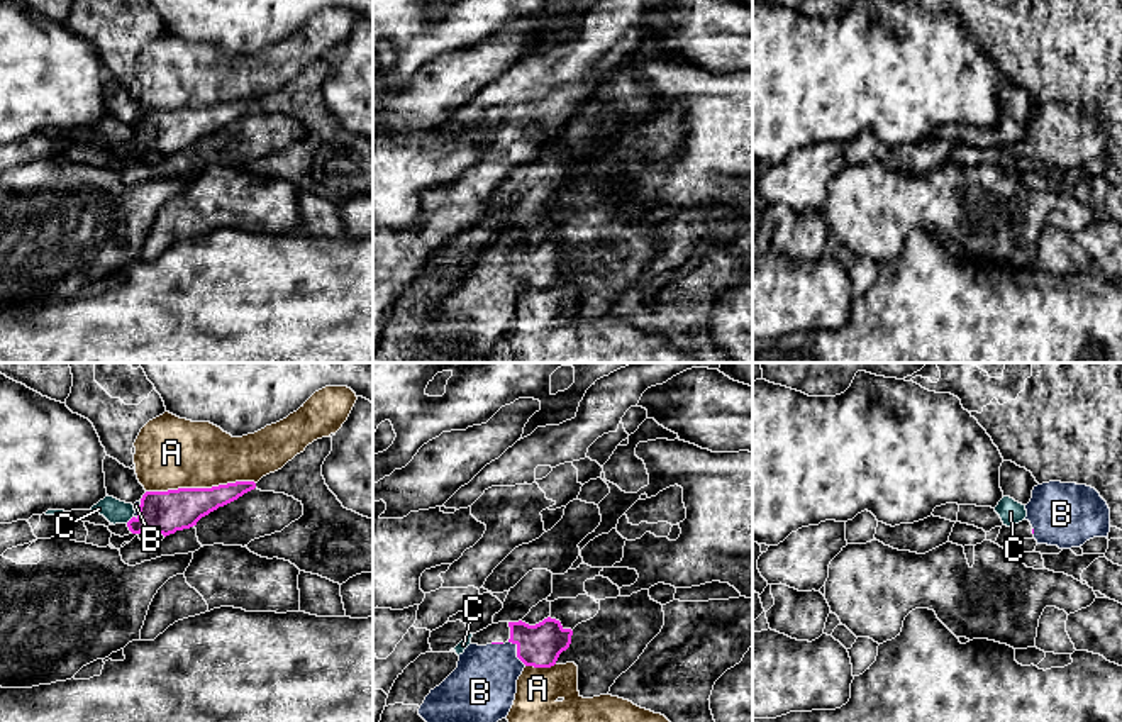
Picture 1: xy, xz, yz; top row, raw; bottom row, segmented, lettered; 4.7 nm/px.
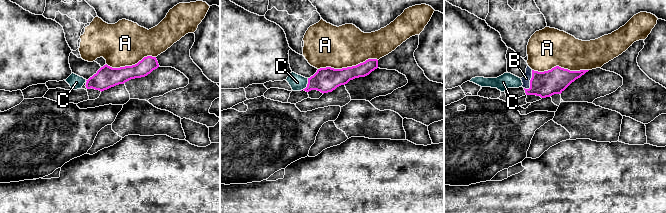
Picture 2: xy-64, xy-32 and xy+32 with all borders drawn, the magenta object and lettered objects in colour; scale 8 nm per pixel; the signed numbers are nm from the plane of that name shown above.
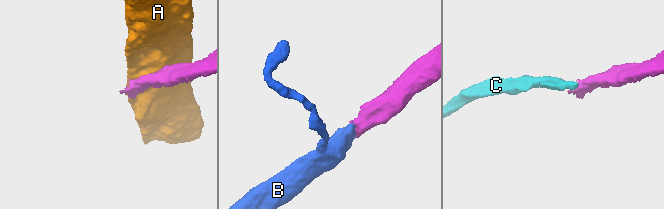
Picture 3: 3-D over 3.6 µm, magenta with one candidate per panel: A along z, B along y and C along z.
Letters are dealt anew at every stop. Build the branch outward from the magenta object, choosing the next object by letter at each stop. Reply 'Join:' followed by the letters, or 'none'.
Join: B

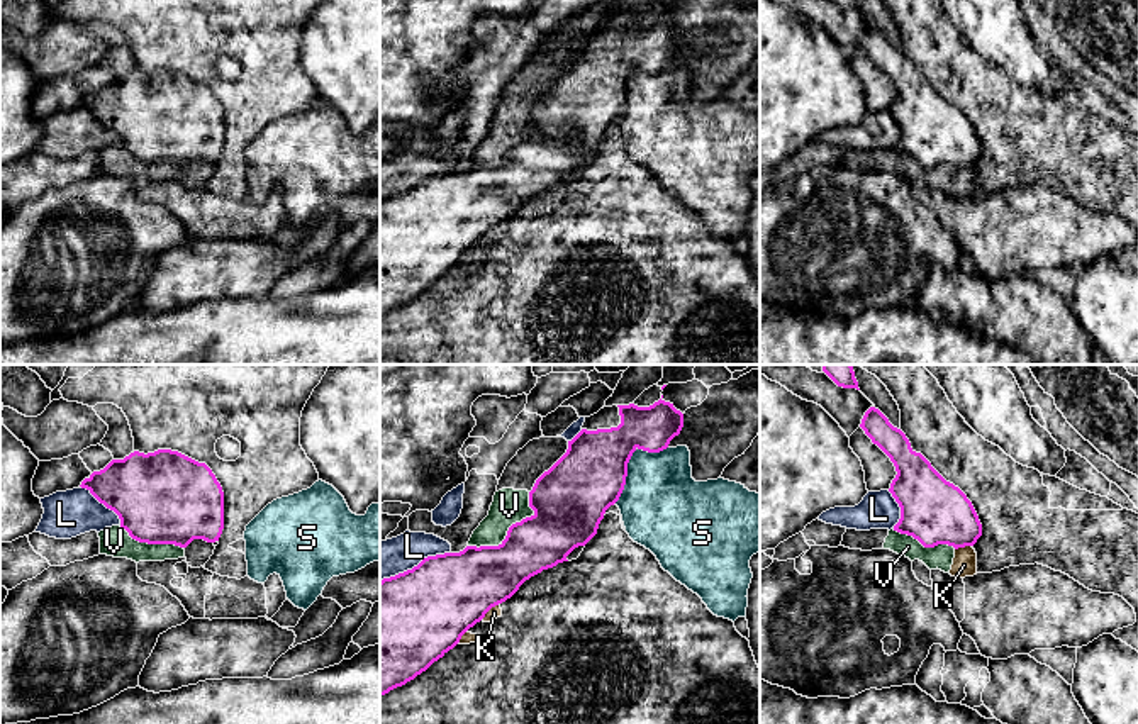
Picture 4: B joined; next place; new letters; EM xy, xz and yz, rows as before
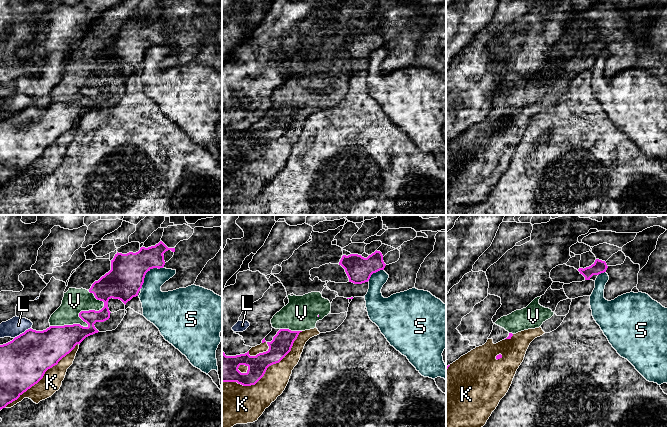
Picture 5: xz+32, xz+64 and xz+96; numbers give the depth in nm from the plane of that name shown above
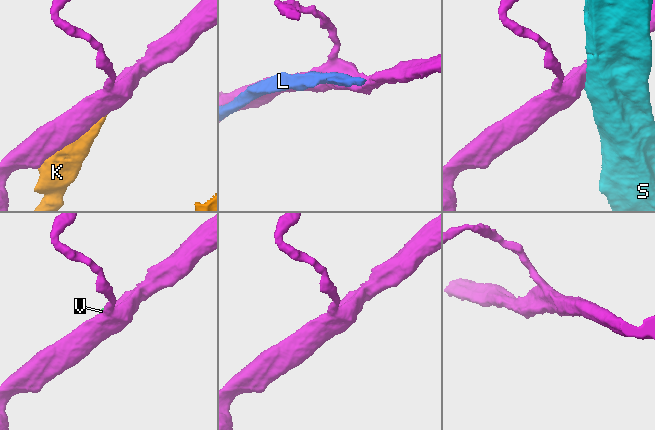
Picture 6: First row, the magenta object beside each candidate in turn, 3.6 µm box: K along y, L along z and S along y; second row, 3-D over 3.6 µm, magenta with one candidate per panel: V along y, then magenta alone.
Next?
Join: none

